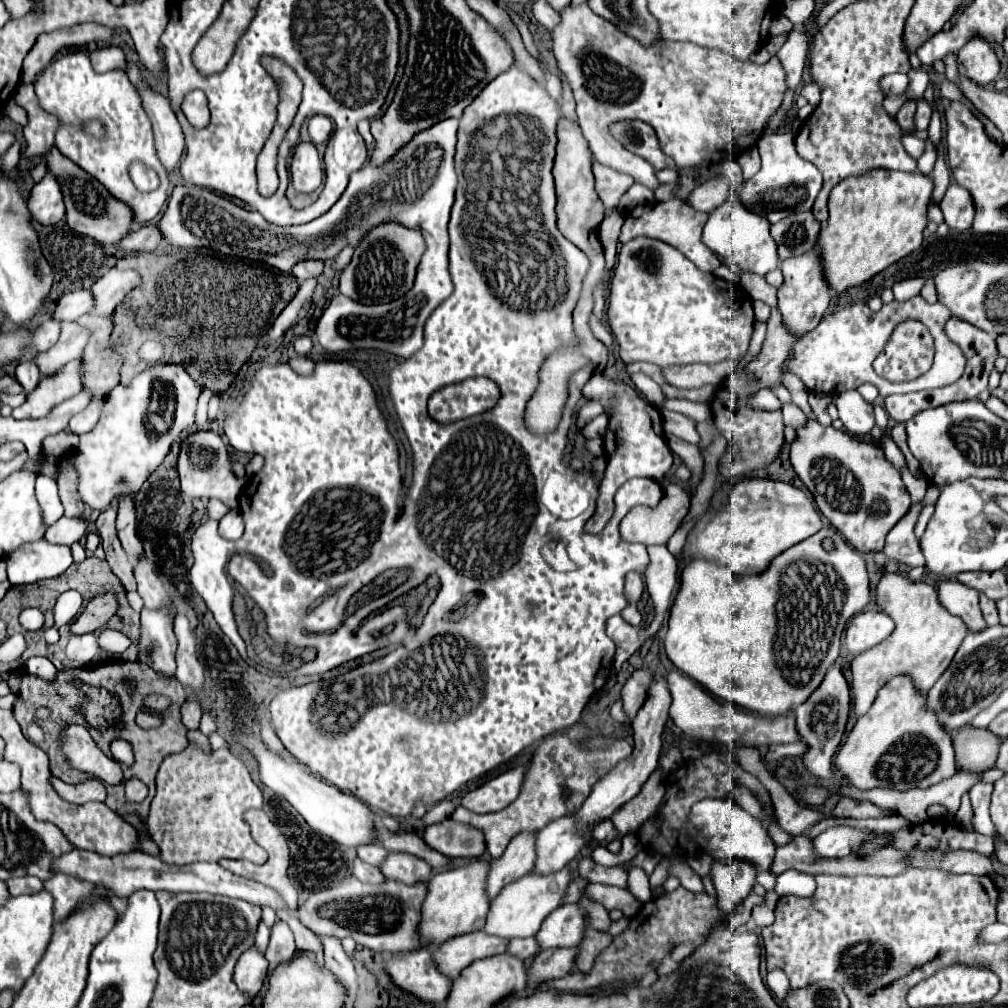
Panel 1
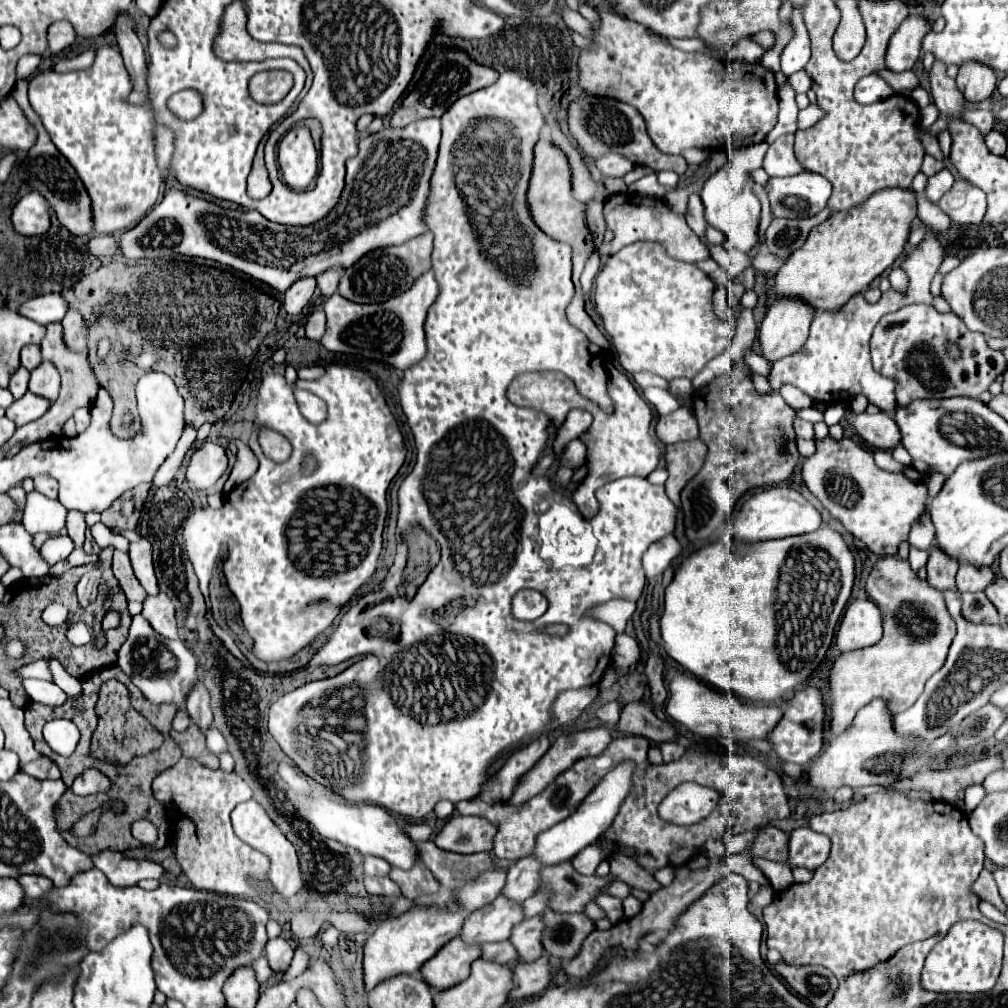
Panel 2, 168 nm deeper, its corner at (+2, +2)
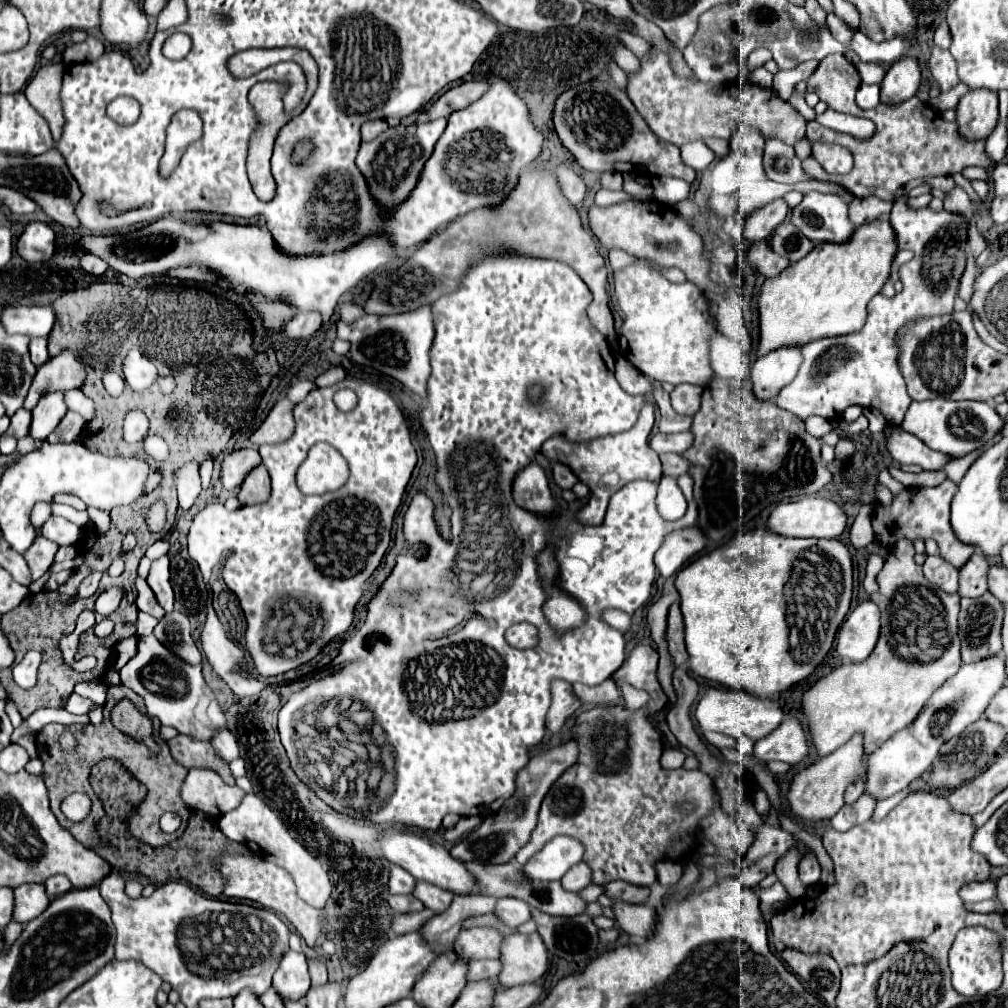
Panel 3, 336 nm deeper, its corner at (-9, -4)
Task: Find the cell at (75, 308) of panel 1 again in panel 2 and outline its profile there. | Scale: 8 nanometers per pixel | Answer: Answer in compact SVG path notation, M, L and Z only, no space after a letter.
M49 293L49 295L39 295L25 301L19 307L19 313L41 325L49 325L55 321L63 321L65 309L67 309L65 297L61 293Z

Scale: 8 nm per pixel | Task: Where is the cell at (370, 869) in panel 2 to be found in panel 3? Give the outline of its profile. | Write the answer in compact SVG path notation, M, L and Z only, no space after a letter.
M394 865L390 871L390 893L392 895L410 895L416 887L416 879L402 867Z

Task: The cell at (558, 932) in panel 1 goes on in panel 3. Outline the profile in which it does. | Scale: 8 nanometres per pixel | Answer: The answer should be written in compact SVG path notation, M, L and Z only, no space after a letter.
M514 933L502 941L500 961L502 961L502 971L498 975L500 987L534 983L546 973L548 951L538 933L532 935Z

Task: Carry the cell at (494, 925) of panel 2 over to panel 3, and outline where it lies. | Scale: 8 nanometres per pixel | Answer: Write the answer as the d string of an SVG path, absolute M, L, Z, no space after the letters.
M490 927L462 929L454 941L454 951L464 961L498 959L502 935Z

